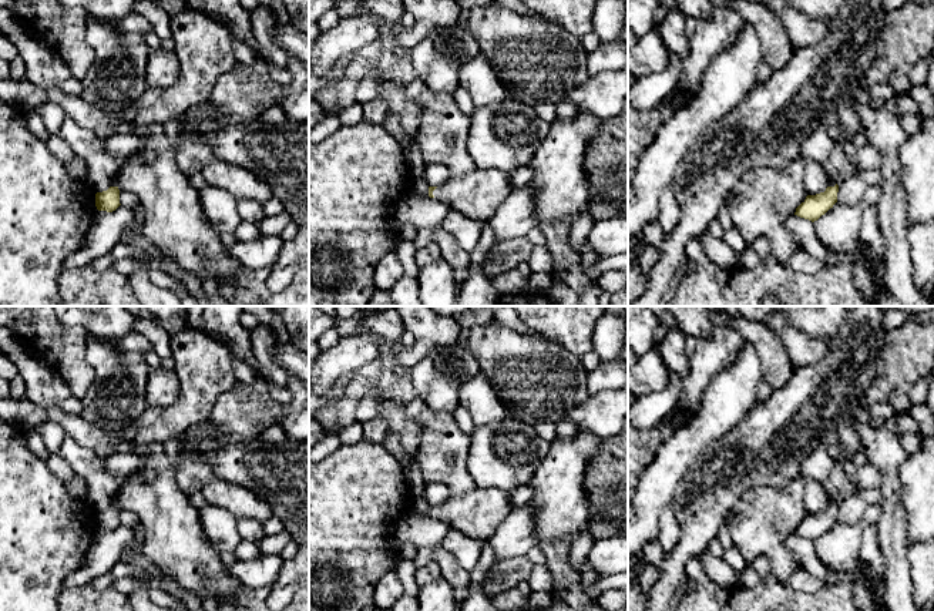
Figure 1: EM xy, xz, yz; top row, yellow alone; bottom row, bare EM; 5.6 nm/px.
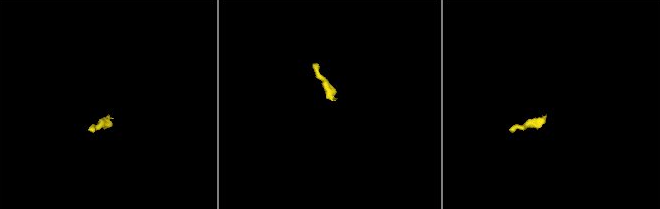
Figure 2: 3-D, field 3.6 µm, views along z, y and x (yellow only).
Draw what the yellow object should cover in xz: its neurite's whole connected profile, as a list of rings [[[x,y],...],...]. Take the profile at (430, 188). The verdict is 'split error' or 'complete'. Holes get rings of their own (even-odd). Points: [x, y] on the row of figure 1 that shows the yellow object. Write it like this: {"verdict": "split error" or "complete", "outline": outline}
{"verdict": "split error", "outline": [[[476,169],[464,177],[451,177],[443,185],[429,187],[430,198],[447,202],[451,209],[483,222],[511,192],[511,177],[495,169]]]}

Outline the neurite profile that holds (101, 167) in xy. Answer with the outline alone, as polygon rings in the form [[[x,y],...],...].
[[[67,117],[58,134],[87,165],[87,184],[97,192],[107,191],[112,178],[117,175],[120,165],[107,152],[105,145],[98,140],[95,132],[80,127],[74,120]]]

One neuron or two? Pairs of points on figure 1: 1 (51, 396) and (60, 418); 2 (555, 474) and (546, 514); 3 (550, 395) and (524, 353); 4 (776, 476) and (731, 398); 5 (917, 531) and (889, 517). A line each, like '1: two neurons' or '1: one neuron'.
1: two neurons
2: one neuron
3: one neuron
4: two neurons
5: two neurons

